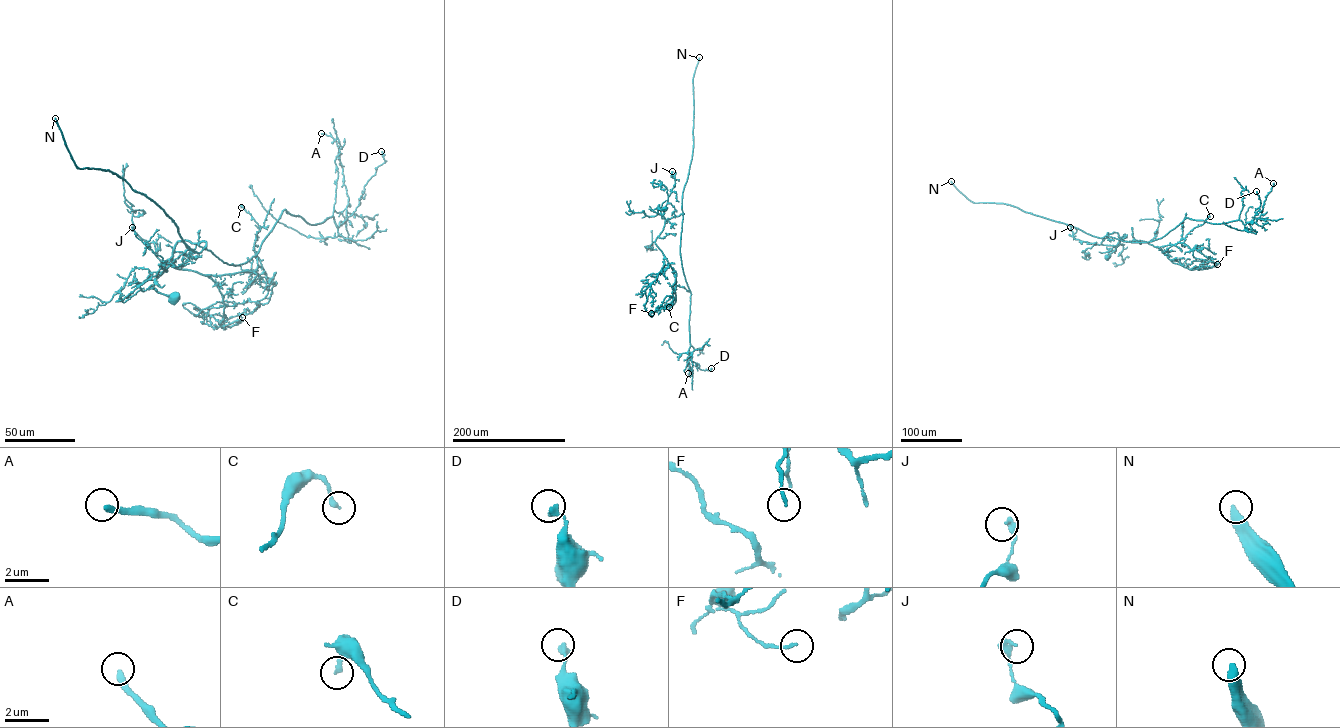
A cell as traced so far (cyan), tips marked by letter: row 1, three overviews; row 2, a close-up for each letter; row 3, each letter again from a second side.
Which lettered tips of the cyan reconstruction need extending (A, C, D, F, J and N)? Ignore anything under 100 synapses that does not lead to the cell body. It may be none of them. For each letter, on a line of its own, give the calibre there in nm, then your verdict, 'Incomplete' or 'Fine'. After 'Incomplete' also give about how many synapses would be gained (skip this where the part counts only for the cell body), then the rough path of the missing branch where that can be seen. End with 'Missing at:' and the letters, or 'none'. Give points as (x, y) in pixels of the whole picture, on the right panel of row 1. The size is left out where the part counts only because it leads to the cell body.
A: Thickness 280 nm. Fine
C: Thickness 200 nm. Fine
D: Thickness 240 nm. Fine
F: Thickness 120 nm. Fine
J: Thickness 280 nm. Fine
N: Thickness 380 nm. Incomplete. Roughly 1500 synapses
Missing at: N

